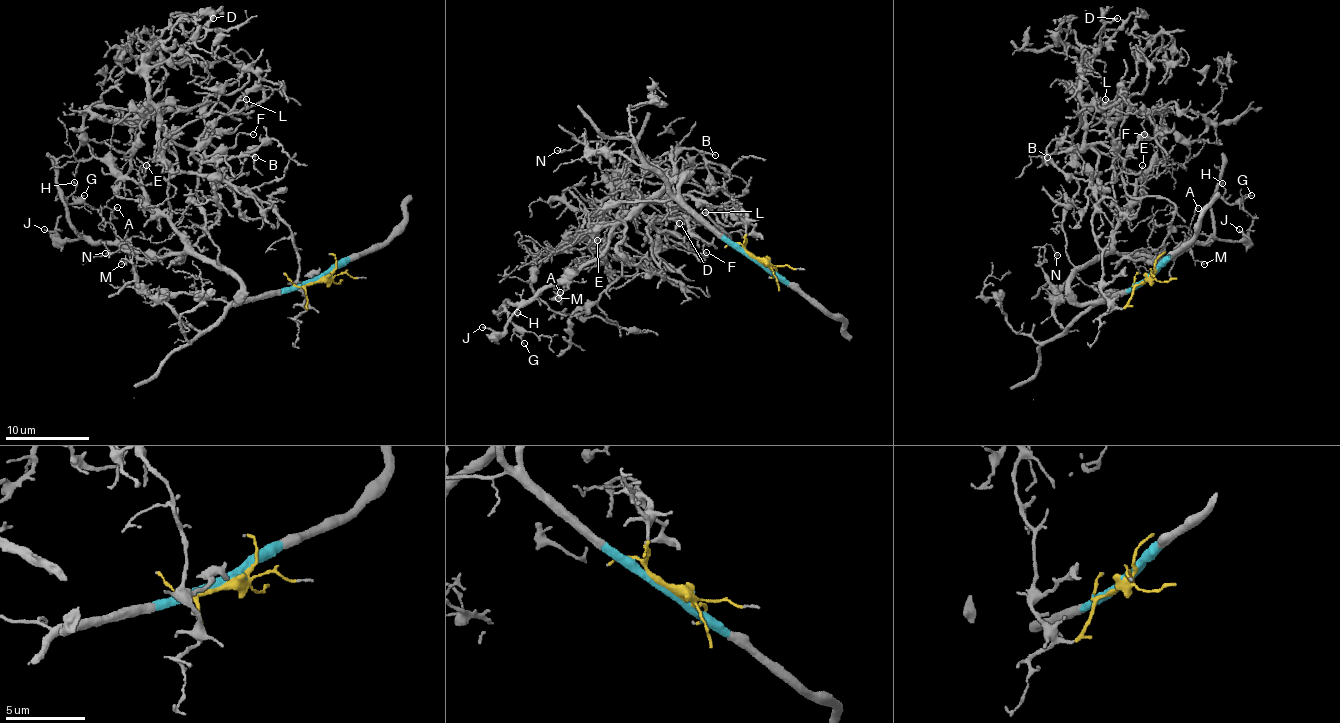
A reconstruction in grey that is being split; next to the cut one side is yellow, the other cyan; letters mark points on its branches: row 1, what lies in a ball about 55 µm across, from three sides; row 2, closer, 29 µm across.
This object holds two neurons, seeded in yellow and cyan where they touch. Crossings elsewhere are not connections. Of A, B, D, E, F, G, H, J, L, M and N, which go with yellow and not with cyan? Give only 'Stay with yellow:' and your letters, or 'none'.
Stay with yellow: B, D, F, L

